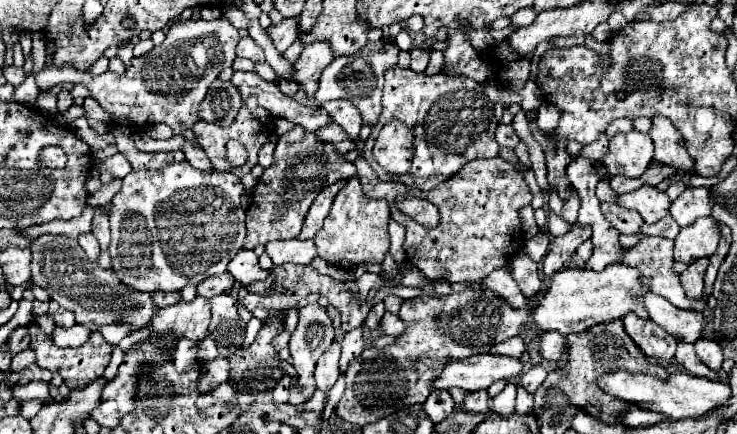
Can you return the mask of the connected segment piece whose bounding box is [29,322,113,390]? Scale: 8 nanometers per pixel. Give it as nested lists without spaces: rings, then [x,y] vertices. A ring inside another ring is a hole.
[[[35,322],[29,326],[29,334],[31,334],[31,348],[37,354],[37,366],[61,374],[63,382],[69,390],[83,388],[83,384],[91,384],[91,380],[97,380],[111,360],[113,344],[109,344],[99,332],[93,332],[89,336],[89,340],[79,348],[59,348],[59,346],[55,346],[53,340],[45,332],[41,332],[41,328]]]

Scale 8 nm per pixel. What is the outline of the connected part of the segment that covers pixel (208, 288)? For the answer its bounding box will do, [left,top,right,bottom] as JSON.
[197,272,235,298]

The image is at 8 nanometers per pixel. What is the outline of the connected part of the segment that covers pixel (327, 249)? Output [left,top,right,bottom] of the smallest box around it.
[315,176,391,270]

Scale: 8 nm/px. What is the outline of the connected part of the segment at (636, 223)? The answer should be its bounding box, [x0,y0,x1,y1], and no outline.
[601,202,643,234]

